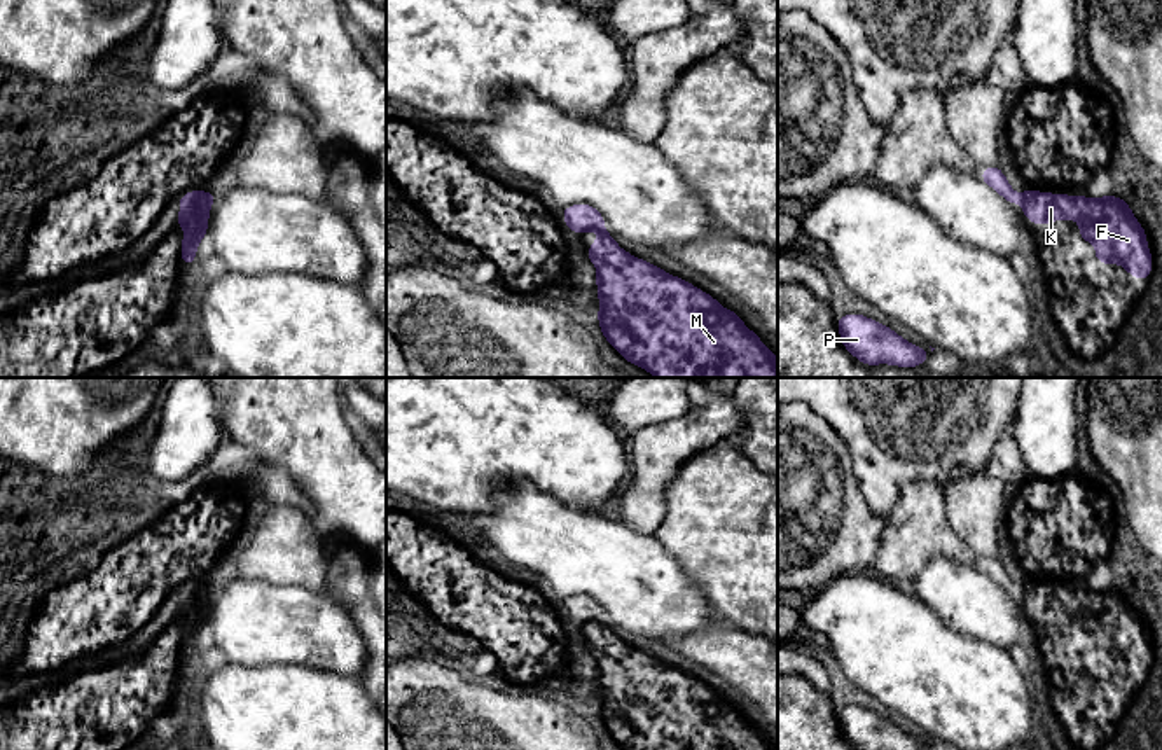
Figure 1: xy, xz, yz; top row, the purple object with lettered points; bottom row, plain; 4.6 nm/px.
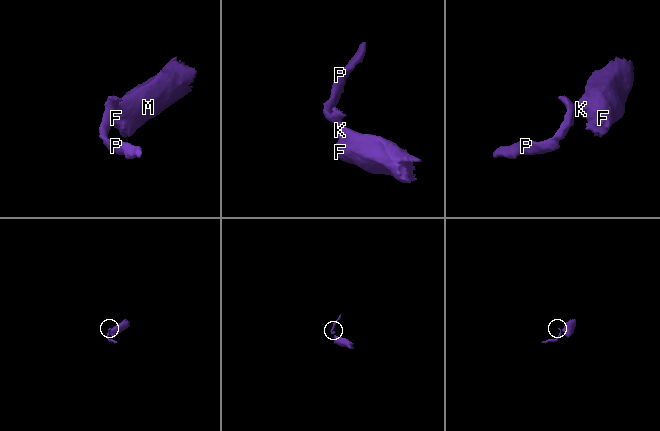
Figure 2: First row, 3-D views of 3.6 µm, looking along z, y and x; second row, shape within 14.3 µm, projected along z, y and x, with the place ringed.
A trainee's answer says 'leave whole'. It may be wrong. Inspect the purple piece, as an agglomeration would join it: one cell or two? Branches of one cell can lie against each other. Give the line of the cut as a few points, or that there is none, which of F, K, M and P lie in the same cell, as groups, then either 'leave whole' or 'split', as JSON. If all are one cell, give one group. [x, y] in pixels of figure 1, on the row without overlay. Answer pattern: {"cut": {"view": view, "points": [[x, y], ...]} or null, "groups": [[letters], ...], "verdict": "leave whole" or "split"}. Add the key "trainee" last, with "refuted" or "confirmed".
{"cut": {"view": "yz", "points": [[1019, 588], [1021, 593]]}, "groups": [["F", "K", "M"], ["P"]], "verdict": "split", "trainee": "refuted"}

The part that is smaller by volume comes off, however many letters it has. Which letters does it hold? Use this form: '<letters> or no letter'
P

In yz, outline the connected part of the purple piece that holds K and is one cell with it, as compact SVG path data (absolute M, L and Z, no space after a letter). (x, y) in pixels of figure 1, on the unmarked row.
M1024 582L1020 586L1024 608L1033 615L1073 610L1080 615L1080 629L1096 636L1101 656L1122 656L1131 668L1146 671L1153 650L1146 636L1146 624L1132 608L1125 591L1115 587L1083 589Z

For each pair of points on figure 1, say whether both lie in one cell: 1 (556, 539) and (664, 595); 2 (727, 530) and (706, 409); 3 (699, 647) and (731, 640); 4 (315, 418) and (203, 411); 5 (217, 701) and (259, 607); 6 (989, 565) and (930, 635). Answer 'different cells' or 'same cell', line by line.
1: same cell
2: different cells
3: same cell
4: different cells
5: different cells
6: different cells

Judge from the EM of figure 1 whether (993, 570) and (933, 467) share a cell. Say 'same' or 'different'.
different

